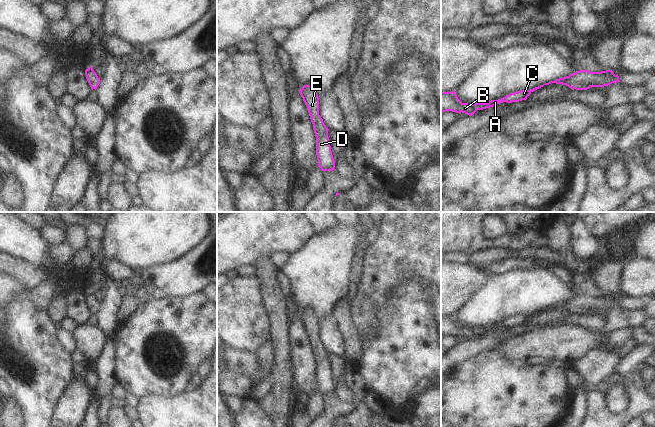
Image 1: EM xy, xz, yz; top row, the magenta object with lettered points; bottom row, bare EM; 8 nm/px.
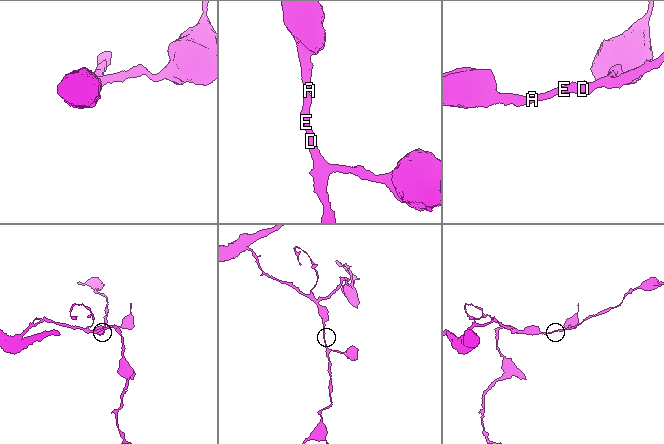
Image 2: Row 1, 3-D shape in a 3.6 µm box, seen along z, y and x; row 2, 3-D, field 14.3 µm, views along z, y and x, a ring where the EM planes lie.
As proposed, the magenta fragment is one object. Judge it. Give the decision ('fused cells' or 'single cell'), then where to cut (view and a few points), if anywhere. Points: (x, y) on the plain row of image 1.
single cell; cut none

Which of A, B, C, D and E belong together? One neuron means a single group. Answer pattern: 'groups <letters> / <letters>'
groups A B C D E

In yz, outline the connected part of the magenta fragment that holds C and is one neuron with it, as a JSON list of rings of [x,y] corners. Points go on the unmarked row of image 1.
[[[579,294],[575,297],[570,298],[569,300],[550,305],[530,314],[517,315],[506,319],[501,323],[491,324],[488,327],[462,327],[458,323],[455,315],[441,316],[441,335],[452,335],[456,337],[462,336],[469,340],[472,340],[477,334],[490,332],[503,326],[512,327],[526,324],[533,315],[551,307],[566,309],[572,314],[587,314],[590,311],[604,311],[617,306],[620,306],[619,300],[615,299],[612,294],[601,296]]]

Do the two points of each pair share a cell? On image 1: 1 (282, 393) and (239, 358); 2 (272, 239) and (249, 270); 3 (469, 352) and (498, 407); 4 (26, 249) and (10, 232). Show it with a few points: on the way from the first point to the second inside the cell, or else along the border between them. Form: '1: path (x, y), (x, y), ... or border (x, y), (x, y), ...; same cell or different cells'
1: border (271, 369), (270, 378); different cells
2: border (254, 265), (240, 265), (236, 269); different cells
3: border (493, 349), (476, 353), (453, 371); different cells
4: path (23, 245), (14, 236); same cell

